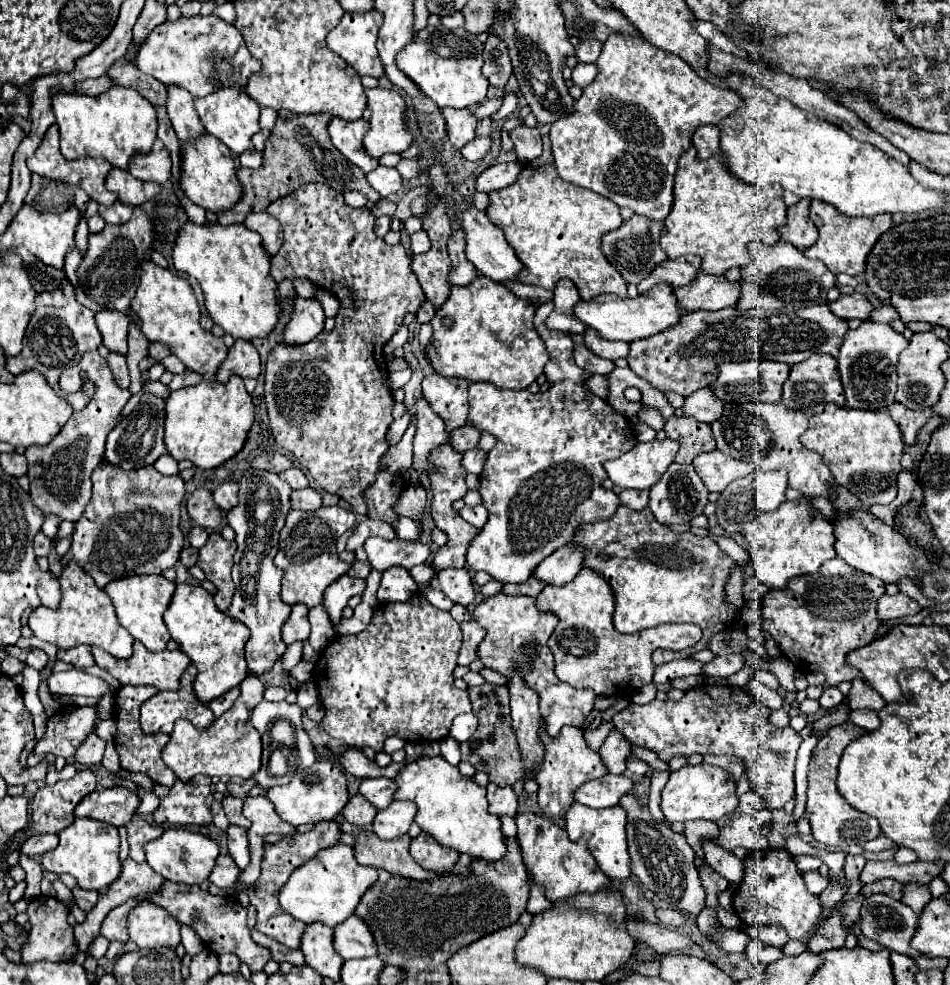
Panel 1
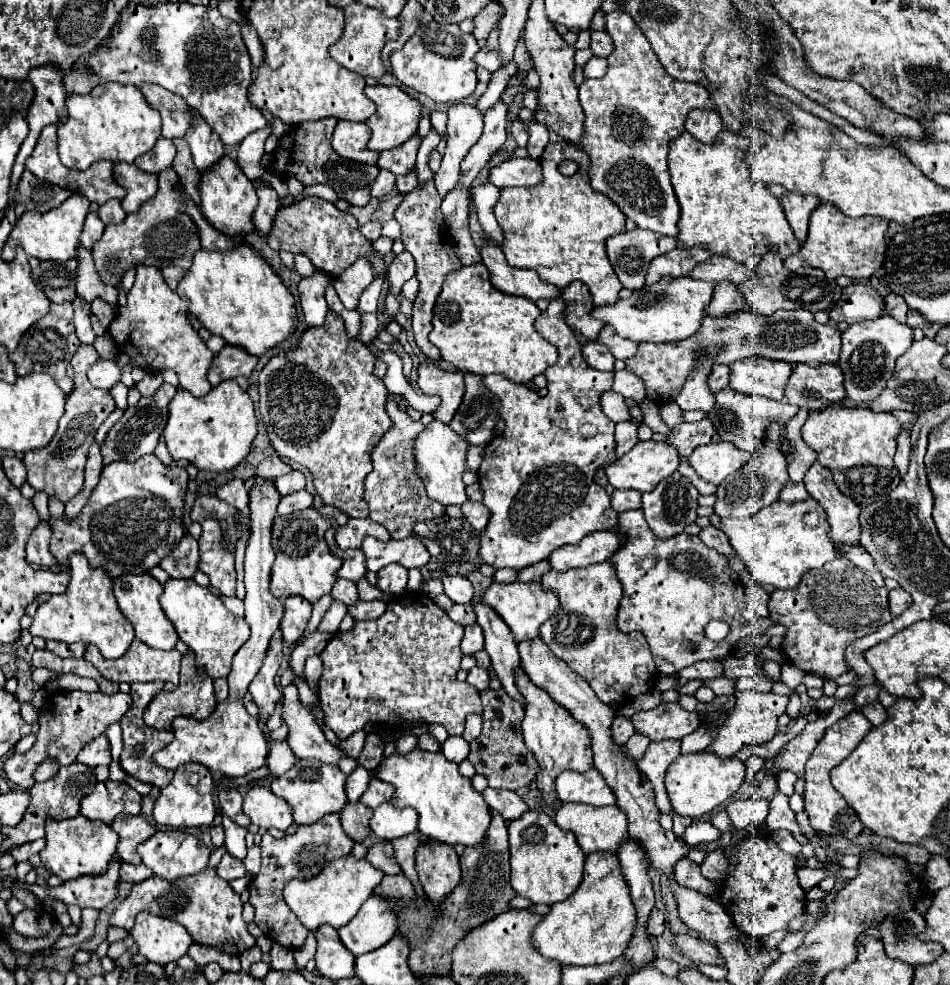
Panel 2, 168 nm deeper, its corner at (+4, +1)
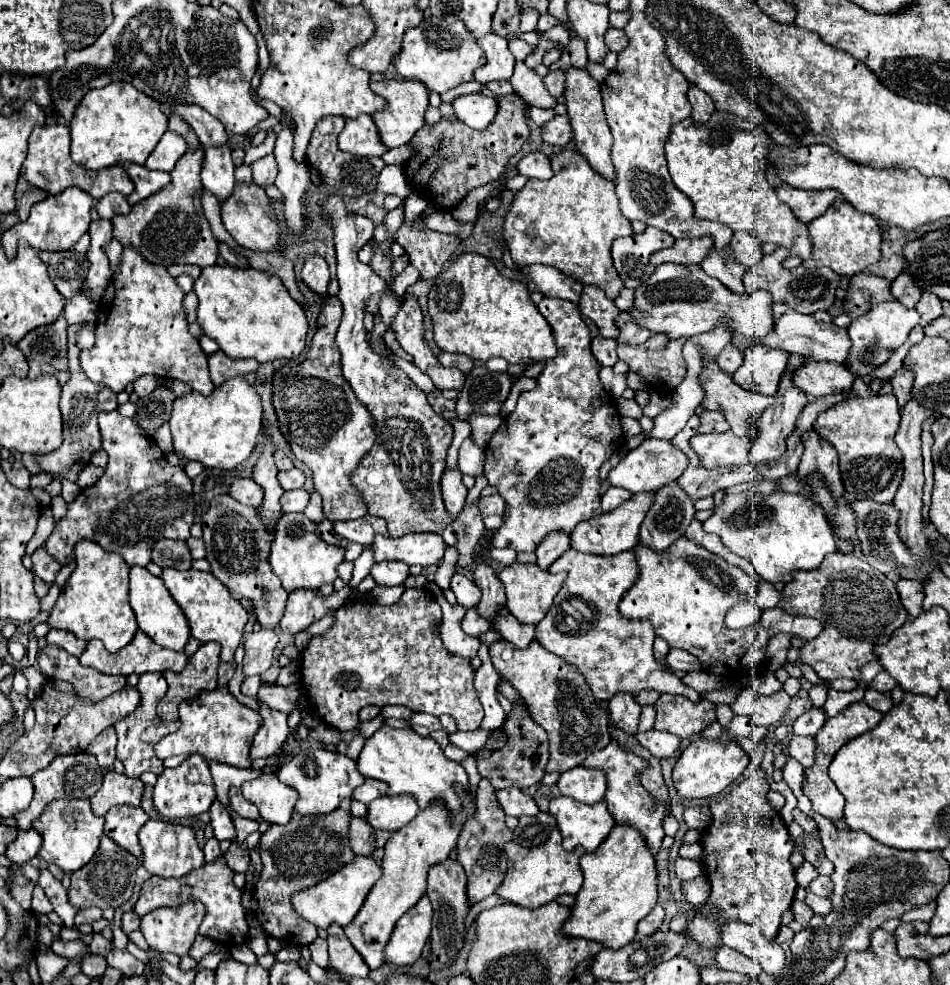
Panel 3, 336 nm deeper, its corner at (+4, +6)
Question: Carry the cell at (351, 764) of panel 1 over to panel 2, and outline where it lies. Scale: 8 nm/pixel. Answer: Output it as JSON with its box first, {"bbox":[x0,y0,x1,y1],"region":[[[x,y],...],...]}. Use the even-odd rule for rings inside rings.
{"bbox":[282,685,346,765],"region":[[[296,685],[284,687],[284,709],[282,717],[288,725],[288,745],[300,759],[318,759],[328,765],[338,765],[346,753],[338,747],[332,745],[320,727],[316,725],[314,717],[310,711],[306,711],[300,701],[298,701],[298,689]]]}

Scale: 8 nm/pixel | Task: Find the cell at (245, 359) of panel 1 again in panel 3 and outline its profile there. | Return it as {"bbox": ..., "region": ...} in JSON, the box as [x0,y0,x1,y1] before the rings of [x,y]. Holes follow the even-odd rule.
{"bbox":[208,350,258,386],"region":[[[222,350],[214,352],[208,358],[208,364],[210,364],[210,374],[212,374],[214,386],[220,386],[220,382],[226,382],[230,378],[244,376],[248,372],[256,372],[258,370],[258,362],[252,362],[252,360],[232,360]]]}

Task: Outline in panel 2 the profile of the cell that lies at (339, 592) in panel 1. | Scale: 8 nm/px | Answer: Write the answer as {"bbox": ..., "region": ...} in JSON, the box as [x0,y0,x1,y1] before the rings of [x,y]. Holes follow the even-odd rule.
{"bbox":[338,549,366,581],"region":[[[352,549],[352,551],[340,551],[338,555],[342,557],[342,567],[338,571],[338,579],[350,579],[350,581],[358,581],[360,577],[364,577],[366,573],[366,561],[360,549]]]}

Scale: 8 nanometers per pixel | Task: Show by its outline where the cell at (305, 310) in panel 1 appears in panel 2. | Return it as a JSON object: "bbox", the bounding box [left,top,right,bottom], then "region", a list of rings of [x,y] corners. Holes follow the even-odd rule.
{"bbox":[298,271,330,329],"region":[[[316,271],[312,277],[302,279],[300,285],[298,285],[306,329],[320,327],[324,323],[324,317],[328,313],[324,289],[326,289],[328,281],[330,281],[330,275],[322,275],[322,271]]]}

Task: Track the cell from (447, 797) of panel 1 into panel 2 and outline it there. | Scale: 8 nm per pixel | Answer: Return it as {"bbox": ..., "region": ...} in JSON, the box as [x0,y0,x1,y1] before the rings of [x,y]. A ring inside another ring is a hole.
{"bbox":[374,749,490,847],"region":[[[414,749],[406,755],[394,753],[388,759],[382,759],[374,777],[392,783],[396,787],[392,805],[396,807],[414,807],[418,813],[418,831],[426,839],[434,839],[448,845],[466,845],[476,847],[484,843],[490,809],[484,803],[482,795],[472,787],[470,779],[458,773],[458,765],[444,759],[442,753],[428,753]]]}

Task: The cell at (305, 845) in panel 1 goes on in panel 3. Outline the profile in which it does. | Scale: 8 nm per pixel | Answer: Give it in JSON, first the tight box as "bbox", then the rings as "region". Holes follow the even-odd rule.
{"bbox":[252,798,354,946],"region":[[[348,798],[330,814],[302,816],[294,812],[288,824],[284,826],[272,824],[266,830],[266,834],[262,834],[260,856],[264,868],[260,874],[260,882],[252,892],[252,912],[270,936],[282,942],[292,942],[290,946],[306,946],[318,936],[318,928],[296,914],[290,896],[300,890],[316,886],[318,882],[326,880],[342,866],[352,862],[354,852],[348,844],[350,818],[352,814],[350,814],[350,798]]]}

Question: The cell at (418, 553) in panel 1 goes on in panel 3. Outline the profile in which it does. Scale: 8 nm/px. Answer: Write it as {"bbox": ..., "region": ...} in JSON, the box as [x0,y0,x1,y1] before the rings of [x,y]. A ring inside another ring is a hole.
{"bbox":[372,534,446,566],"region":[[[408,534],[404,538],[384,538],[376,536],[372,542],[376,562],[400,560],[408,566],[436,566],[440,564],[446,544],[438,534]]]}

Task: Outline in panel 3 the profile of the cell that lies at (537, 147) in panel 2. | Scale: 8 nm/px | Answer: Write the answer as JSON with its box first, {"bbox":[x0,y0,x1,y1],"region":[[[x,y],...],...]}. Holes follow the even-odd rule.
{"bbox":[542,116,572,146],"region":[[[556,116],[546,126],[542,126],[542,138],[552,146],[566,146],[572,140],[572,126],[568,116]]]}

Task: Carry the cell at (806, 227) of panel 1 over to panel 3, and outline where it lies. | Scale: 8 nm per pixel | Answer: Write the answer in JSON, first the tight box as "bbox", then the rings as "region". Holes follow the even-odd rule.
{"bbox":[776,184,838,224],"region":[[[790,184],[776,186],[776,194],[782,202],[790,206],[796,218],[800,218],[806,224],[824,214],[826,208],[838,198],[836,190],[800,190]]]}

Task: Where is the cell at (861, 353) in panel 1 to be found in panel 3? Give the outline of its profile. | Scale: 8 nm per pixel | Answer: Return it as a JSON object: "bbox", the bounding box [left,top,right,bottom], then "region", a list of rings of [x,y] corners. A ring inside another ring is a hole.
{"bbox":[848,300,920,376],"region":[[[890,300],[890,302],[880,302],[876,306],[872,306],[864,316],[852,320],[852,324],[848,326],[848,334],[852,338],[852,348],[850,348],[850,356],[848,356],[848,370],[854,376],[868,376],[872,374],[878,366],[882,366],[896,348],[900,348],[910,330],[914,326],[918,326],[920,314],[916,310],[910,310],[906,306],[902,306],[898,300]]]}

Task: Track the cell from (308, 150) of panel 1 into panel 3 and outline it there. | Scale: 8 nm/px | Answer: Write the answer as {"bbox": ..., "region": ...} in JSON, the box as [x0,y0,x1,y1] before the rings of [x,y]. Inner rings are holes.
{"bbox":[306,116,386,196],"region":[[[328,116],[322,118],[310,138],[308,150],[306,150],[306,162],[310,166],[316,166],[316,170],[320,172],[324,184],[332,186],[334,192],[342,194],[342,196],[360,196],[360,194],[370,194],[376,190],[376,178],[380,174],[380,170],[386,166],[382,158],[358,158],[354,154],[346,154],[338,148],[338,134],[342,132],[346,120],[340,116]]]}

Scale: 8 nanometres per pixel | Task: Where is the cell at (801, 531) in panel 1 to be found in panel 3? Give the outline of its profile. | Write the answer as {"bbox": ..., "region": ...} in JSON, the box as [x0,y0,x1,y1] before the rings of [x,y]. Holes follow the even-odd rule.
{"bbox":[704,494,836,584],"region":[[[726,494],[722,504],[704,522],[704,530],[720,536],[730,552],[750,560],[754,570],[770,584],[790,582],[794,570],[816,570],[824,556],[836,550],[834,534],[824,512],[804,494]]]}

